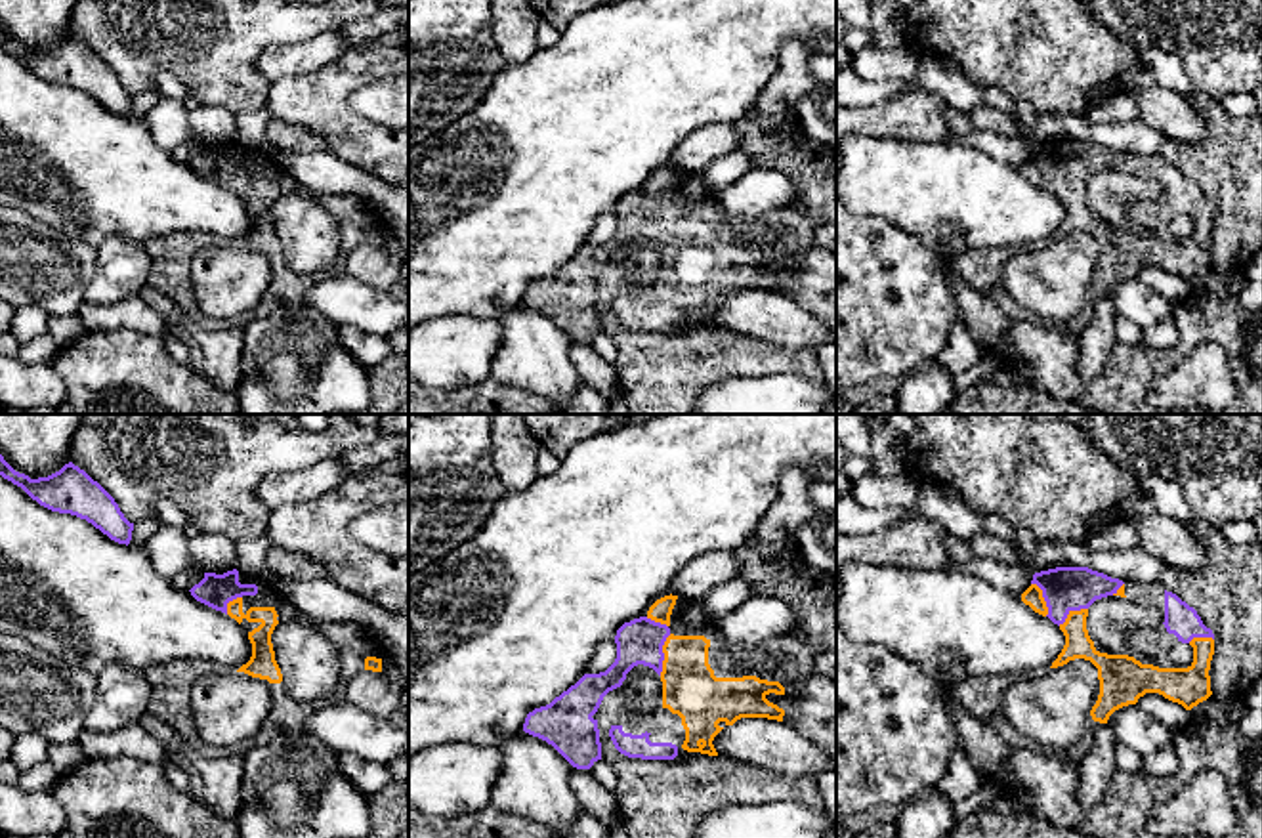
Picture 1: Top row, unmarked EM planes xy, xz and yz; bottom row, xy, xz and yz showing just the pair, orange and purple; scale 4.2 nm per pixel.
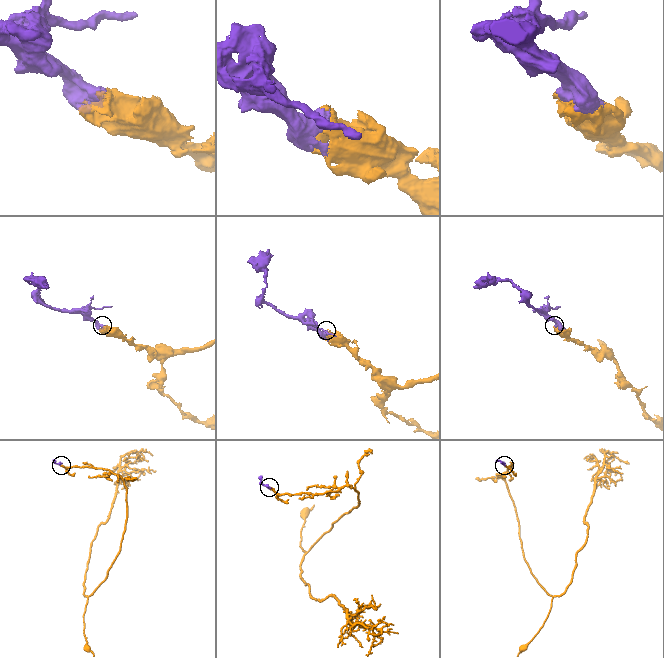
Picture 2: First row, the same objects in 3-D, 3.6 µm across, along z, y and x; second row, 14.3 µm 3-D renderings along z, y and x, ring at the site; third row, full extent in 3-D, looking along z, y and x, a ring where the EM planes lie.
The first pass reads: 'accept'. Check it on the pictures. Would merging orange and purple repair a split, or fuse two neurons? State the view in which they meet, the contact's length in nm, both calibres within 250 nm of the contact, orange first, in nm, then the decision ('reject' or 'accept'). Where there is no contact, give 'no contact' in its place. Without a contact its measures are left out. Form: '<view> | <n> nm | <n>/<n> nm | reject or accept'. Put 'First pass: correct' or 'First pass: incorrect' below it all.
xz | 180 nm | 240/190 nm | accept
First pass: correct

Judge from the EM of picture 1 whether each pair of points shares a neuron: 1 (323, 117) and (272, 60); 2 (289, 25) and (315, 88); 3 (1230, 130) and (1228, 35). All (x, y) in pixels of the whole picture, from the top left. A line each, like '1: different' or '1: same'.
1: different
2: different
3: different

